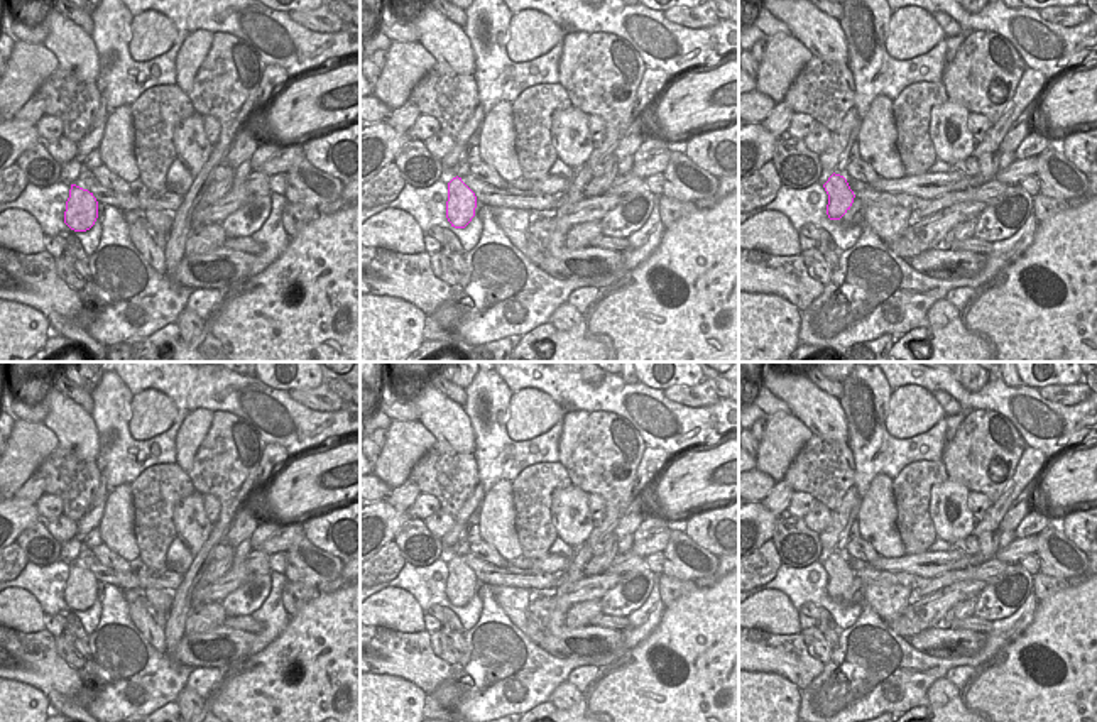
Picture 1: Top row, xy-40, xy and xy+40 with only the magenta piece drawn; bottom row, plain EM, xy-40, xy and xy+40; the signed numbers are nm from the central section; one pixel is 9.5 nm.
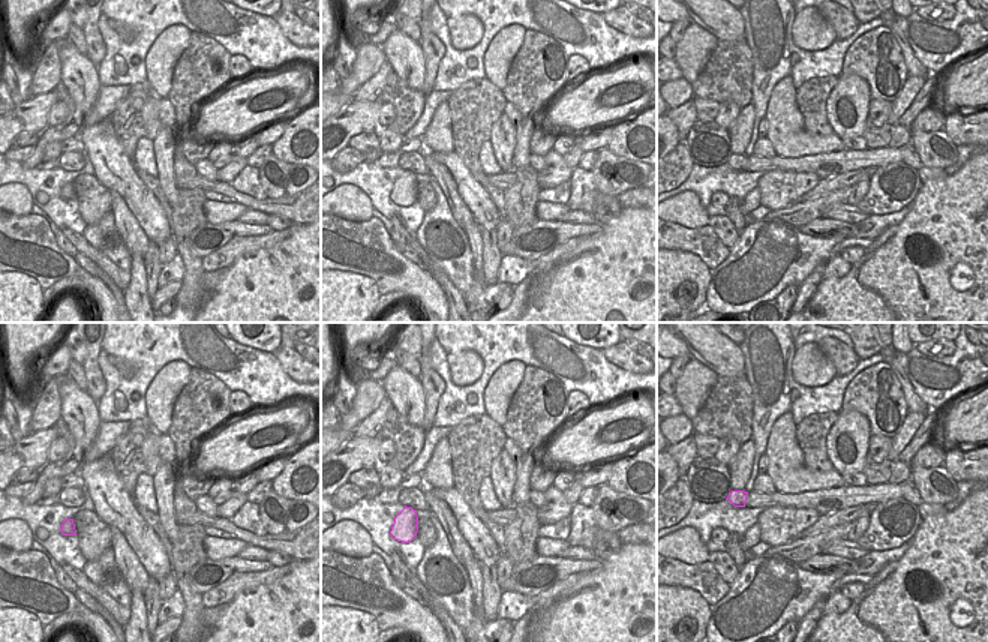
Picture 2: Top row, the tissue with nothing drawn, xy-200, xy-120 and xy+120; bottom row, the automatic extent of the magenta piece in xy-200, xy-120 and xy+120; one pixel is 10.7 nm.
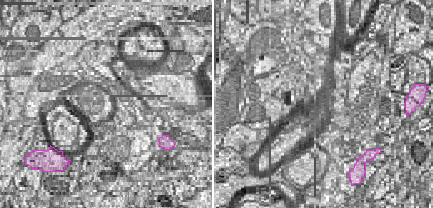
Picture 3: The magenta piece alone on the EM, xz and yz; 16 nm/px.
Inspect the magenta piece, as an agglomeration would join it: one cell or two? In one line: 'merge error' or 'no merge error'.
no merge error

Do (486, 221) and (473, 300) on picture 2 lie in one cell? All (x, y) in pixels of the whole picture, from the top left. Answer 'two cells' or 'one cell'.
two cells

